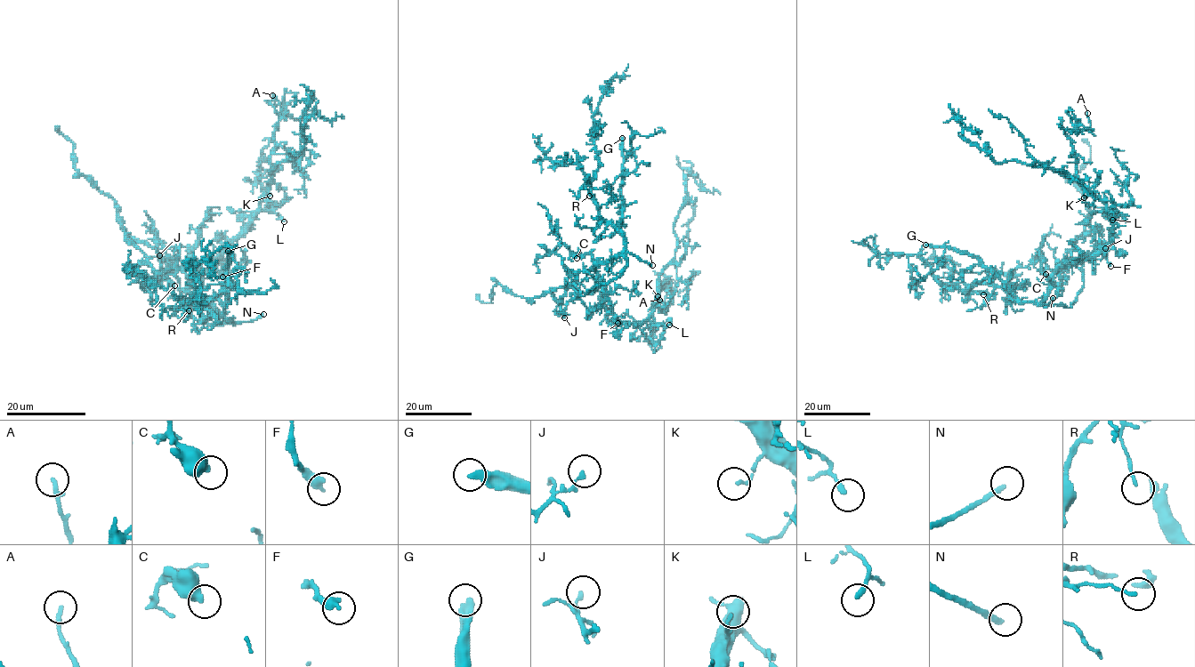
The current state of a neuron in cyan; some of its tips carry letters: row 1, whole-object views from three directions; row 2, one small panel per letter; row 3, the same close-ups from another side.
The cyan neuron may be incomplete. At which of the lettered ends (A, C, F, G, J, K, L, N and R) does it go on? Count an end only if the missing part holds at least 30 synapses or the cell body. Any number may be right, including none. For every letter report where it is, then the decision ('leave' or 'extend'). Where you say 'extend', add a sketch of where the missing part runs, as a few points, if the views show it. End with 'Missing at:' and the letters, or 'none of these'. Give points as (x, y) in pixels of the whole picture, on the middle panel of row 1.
A: place (659, 300); leave
C: place (577, 258); leave
F: place (617, 323); leave
G: place (622, 138); extend; course (622, 138), (626, 117), (631, 114), (643, 114), (657, 117), (667, 140), (683, 144), (682, 102)
J: place (564, 317); leave
K: place (658, 296); leave
L: place (669, 325); leave
N: place (652, 265); extend; course (652, 265), (683, 253), (674, 259), (690, 274), (649, 389), (591, 409)
R: place (589, 196); leave
Missing at: G, N

